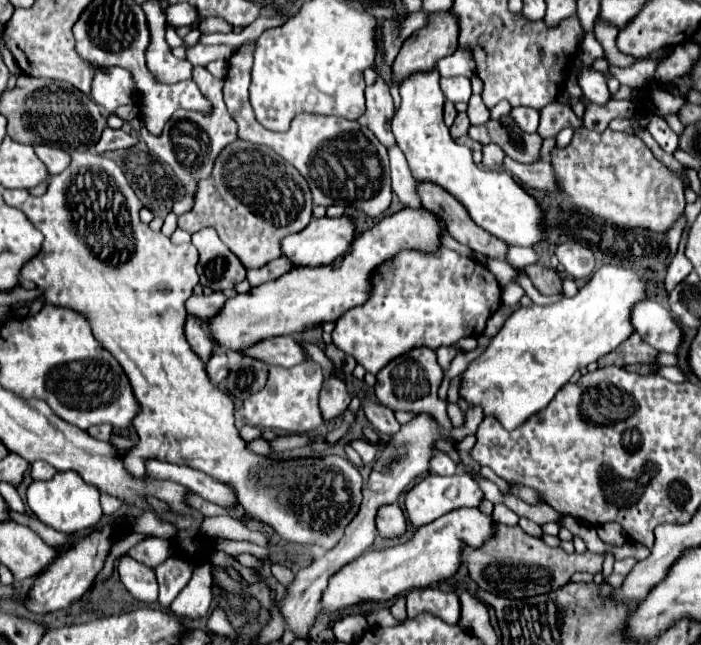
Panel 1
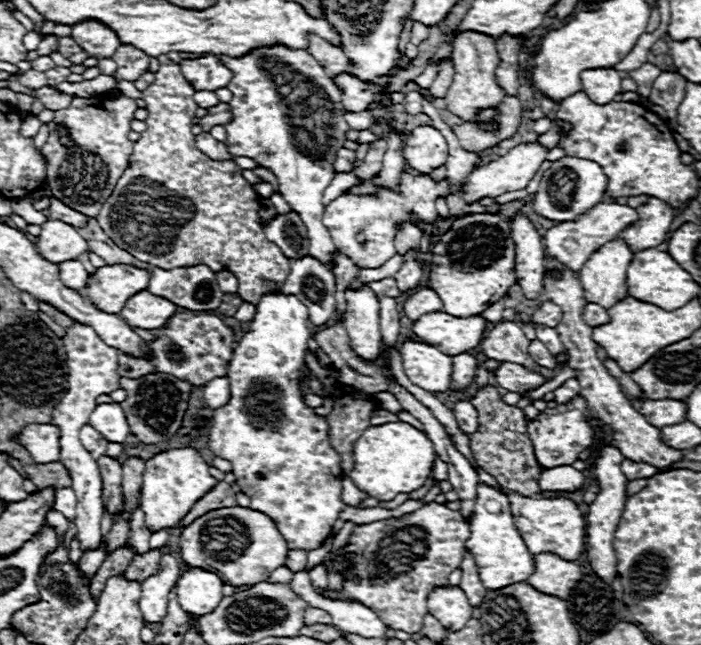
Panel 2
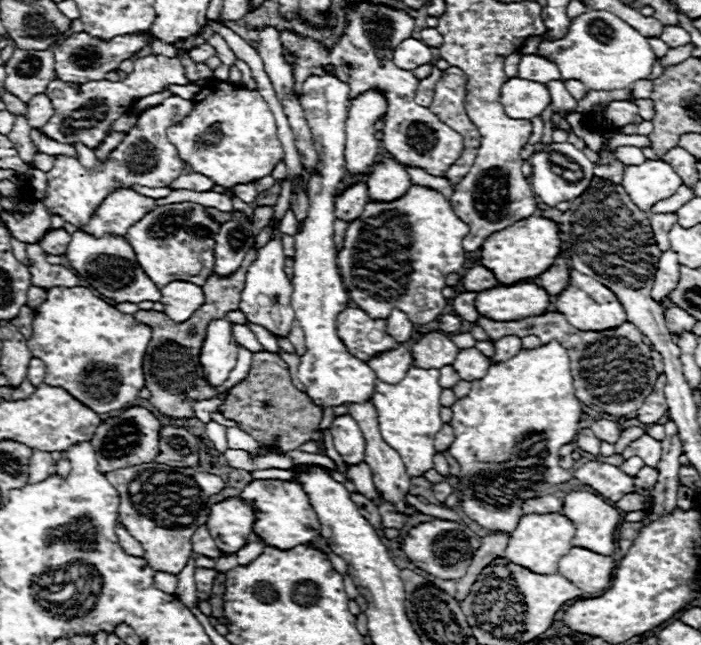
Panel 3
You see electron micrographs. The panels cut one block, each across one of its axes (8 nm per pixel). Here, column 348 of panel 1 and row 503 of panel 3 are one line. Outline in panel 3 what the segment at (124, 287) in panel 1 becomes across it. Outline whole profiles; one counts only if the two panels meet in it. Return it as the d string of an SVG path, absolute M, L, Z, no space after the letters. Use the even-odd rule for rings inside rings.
M548 342L548 344L542 344L542 346L538 346L538 348L532 348L532 350L520 350L516 356L512 356L510 360L506 360L506 362L500 362L500 364L492 364L490 366L490 370L488 370L488 374L484 376L484 378L478 378L478 380L474 380L472 382L472 388L470 388L470 394L468 396L464 396L464 398L460 398L460 400L456 400L454 402L454 406L452 406L452 412L454 412L454 416L452 416L452 420L450 420L450 426L454 428L454 442L450 444L450 454L454 454L454 458L460 462L460 466L462 466L462 470L460 470L460 490L462 490L462 502L460 502L460 506L462 506L462 512L468 516L468 518L472 518L474 522L478 522L482 528L486 528L488 532L492 530L492 532L496 532L496 530L504 530L504 532L512 532L514 528L516 528L516 524L518 524L518 518L522 516L522 504L524 504L524 500L528 500L528 498L536 498L536 494L540 494L542 490L546 490L546 488L550 488L550 486L554 486L554 484L562 484L562 482L566 482L566 480L570 480L570 478L574 478L574 474L570 474L568 470L564 470L564 468L560 468L560 464L558 464L558 450L560 450L560 446L564 446L566 442L572 442L574 440L574 432L578 432L578 422L580 422L580 416L582 416L582 402L574 396L574 388L572 388L572 374L570 374L570 358L568 358L568 352L566 352L566 348L562 348L560 346L560 342ZM484 462L486 464L492 464L494 468L498 468L498 470L484 470Z

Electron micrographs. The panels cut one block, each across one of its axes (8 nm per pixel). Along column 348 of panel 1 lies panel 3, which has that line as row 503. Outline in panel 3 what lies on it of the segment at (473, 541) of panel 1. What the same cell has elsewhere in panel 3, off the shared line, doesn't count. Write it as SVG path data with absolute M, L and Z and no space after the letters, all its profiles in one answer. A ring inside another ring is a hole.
M570 492L564 498L562 514L566 514L566 518L570 518L570 522L574 522L574 528L576 528L576 536L572 538L572 546L586 546L588 550L598 554L614 554L614 532L616 532L616 526L620 524L620 514L616 512L616 508L606 504L596 494Z

